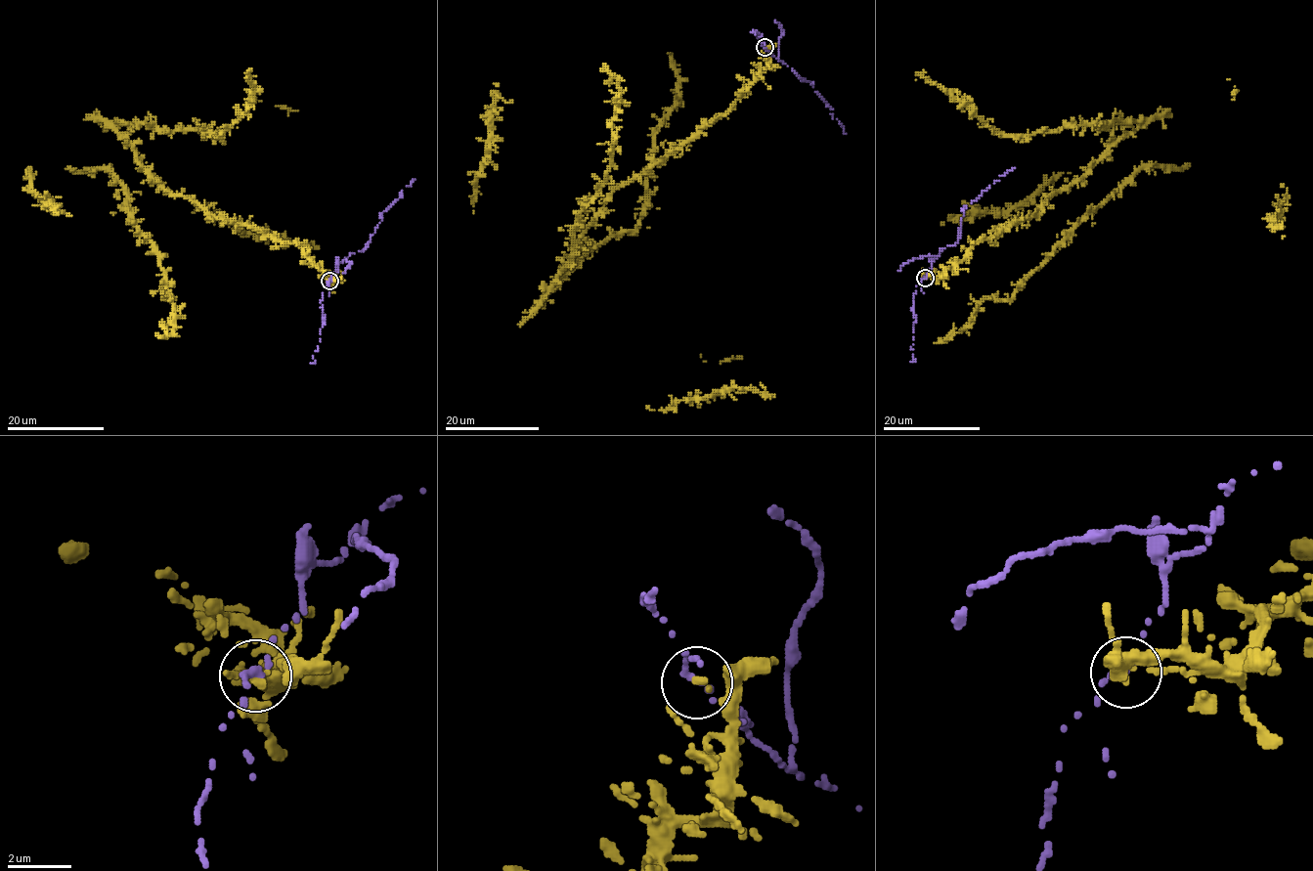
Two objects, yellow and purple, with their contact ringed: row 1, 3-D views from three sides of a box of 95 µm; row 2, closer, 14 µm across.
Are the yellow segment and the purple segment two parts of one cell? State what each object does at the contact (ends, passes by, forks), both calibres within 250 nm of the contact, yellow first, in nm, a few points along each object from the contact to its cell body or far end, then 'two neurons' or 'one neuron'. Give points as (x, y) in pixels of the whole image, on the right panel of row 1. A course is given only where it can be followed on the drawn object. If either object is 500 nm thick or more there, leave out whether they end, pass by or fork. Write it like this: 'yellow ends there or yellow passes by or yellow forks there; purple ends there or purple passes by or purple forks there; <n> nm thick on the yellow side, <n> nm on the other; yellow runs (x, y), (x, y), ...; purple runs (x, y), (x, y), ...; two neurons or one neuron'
yellow ends there; purple passes by; 200 nm thick on the yellow side, 200 nm on the other; yellow runs (926, 278), (942, 276), (979, 240), (1030, 217), (1141, 124), (1002, 135), (938, 86), (917, 74), (916, 80); purple runs (926, 278), (940, 250), (957, 241), (967, 205), (1015, 167); two neurons

